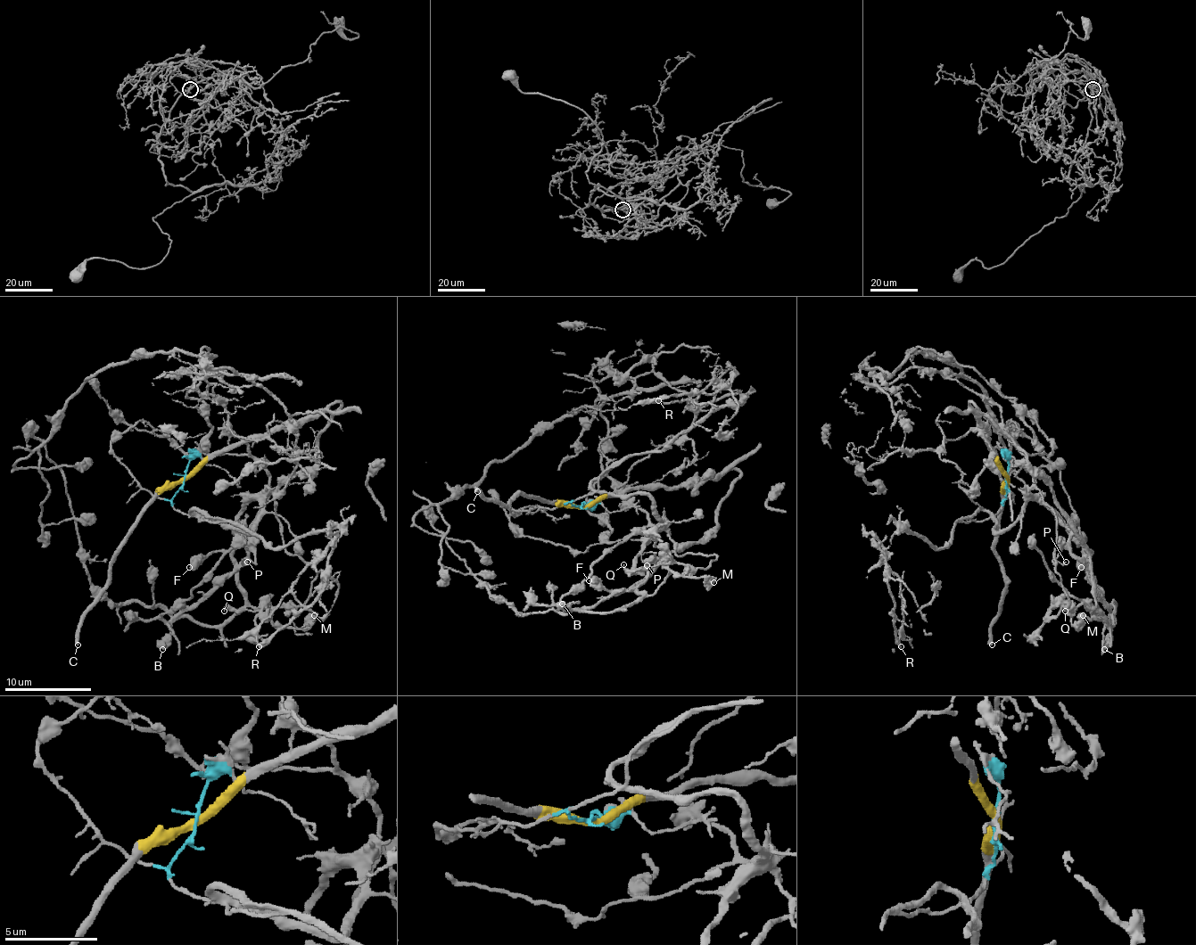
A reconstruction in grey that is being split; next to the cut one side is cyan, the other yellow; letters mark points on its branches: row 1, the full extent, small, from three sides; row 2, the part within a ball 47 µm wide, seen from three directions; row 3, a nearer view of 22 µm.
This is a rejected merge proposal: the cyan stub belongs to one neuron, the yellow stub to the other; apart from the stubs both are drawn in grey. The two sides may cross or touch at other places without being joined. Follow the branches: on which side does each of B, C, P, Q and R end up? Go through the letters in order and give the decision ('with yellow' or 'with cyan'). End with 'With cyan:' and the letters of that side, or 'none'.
B: with cyan
C: with yellow
P: with cyan
Q: with cyan
R: with cyan
With cyan: B, P, Q, R

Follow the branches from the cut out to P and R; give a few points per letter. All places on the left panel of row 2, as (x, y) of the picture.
P: (185, 478), (171, 502), (195, 517), (251, 530), (260, 504), (251, 499), (236, 519), (254, 554), (247, 562)
R: (185, 478), (171, 502), (177, 510), (245, 526), (271, 547), (341, 532), (262, 621), (259, 647)

